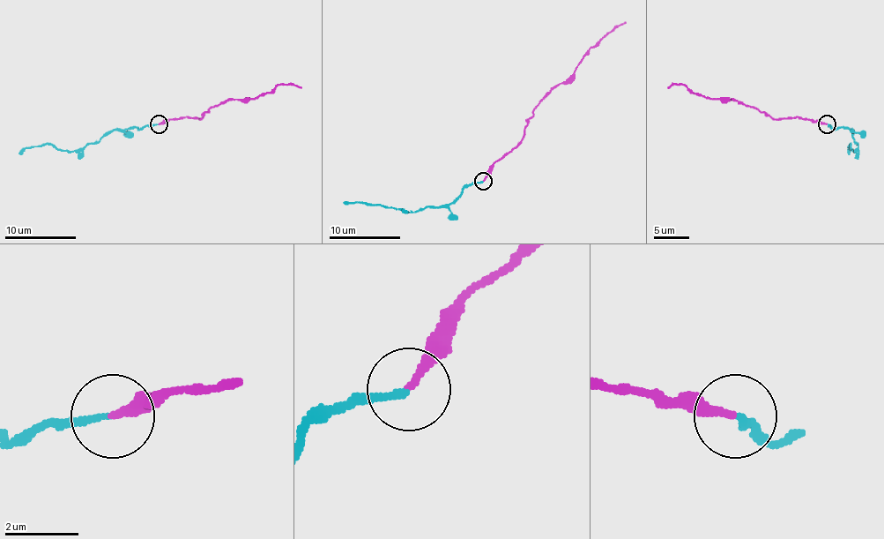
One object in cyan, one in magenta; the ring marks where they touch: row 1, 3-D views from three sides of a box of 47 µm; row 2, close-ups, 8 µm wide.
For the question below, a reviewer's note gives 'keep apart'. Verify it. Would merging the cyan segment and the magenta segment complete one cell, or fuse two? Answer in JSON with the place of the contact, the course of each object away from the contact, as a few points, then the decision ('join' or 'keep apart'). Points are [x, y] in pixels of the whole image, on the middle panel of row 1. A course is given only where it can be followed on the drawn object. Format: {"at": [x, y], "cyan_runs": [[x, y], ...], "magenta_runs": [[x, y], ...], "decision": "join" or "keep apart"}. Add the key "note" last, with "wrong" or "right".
{"at": [483, 181], "cyan_runs": [[482, 181], [468, 184], [457, 198], [438, 207], [424, 207], [413, 213], [374, 204], [344, 204]], "magenta_runs": [[482, 181], [495, 162], [523, 136], [523, 129], [536, 106], [575, 70], [586, 52], [625, 22]], "decision": "join", "note": "wrong"}

